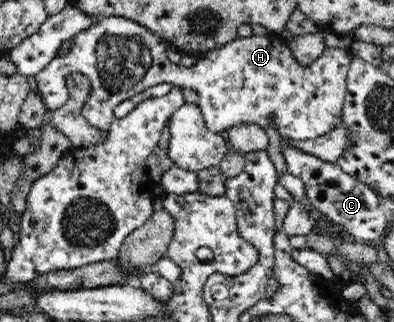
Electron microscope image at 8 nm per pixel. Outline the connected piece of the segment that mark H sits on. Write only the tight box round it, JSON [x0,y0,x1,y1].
[32,16,351,141]

